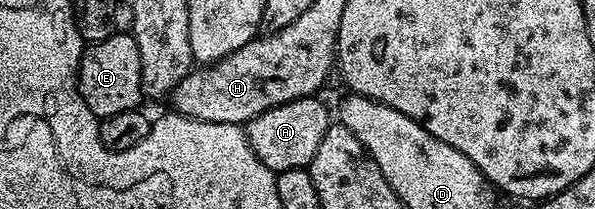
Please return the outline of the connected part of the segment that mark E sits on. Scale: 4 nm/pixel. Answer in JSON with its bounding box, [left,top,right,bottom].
[76,32,144,119]

